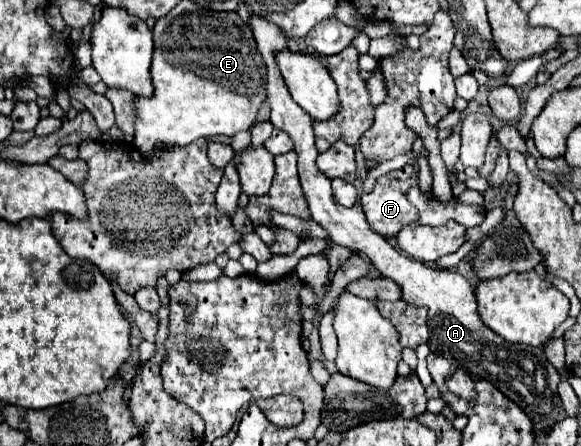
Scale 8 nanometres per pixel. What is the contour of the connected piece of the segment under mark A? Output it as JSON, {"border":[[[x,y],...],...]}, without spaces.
{"border":[[[250,16],[250,28],[254,32],[254,38],[258,42],[258,52],[262,54],[266,68],[268,68],[268,86],[266,92],[270,92],[270,122],[278,128],[290,134],[294,142],[294,152],[298,154],[298,172],[300,172],[300,184],[304,190],[304,196],[308,200],[308,208],[312,218],[328,232],[328,240],[340,246],[350,248],[352,252],[364,252],[372,264],[378,268],[378,272],[390,280],[394,280],[402,290],[402,300],[412,306],[426,306],[428,308],[428,324],[430,324],[430,344],[444,354],[450,354],[456,358],[470,374],[490,382],[494,388],[498,388],[506,398],[510,398],[522,412],[530,416],[530,420],[546,430],[552,428],[560,416],[562,416],[562,400],[558,396],[558,384],[562,380],[560,372],[548,362],[542,348],[530,348],[528,344],[510,344],[502,340],[498,334],[490,332],[478,320],[476,314],[476,296],[470,286],[470,282],[458,274],[450,272],[438,266],[428,266],[418,260],[412,260],[410,256],[404,256],[400,250],[392,248],[382,236],[378,236],[368,224],[362,208],[354,204],[352,208],[340,206],[330,188],[330,178],[324,176],[316,168],[316,156],[318,150],[314,146],[314,122],[302,108],[292,100],[286,82],[280,74],[280,68],[276,64],[276,54],[288,48],[286,34],[272,24],[270,20],[262,20],[262,16]]]}

